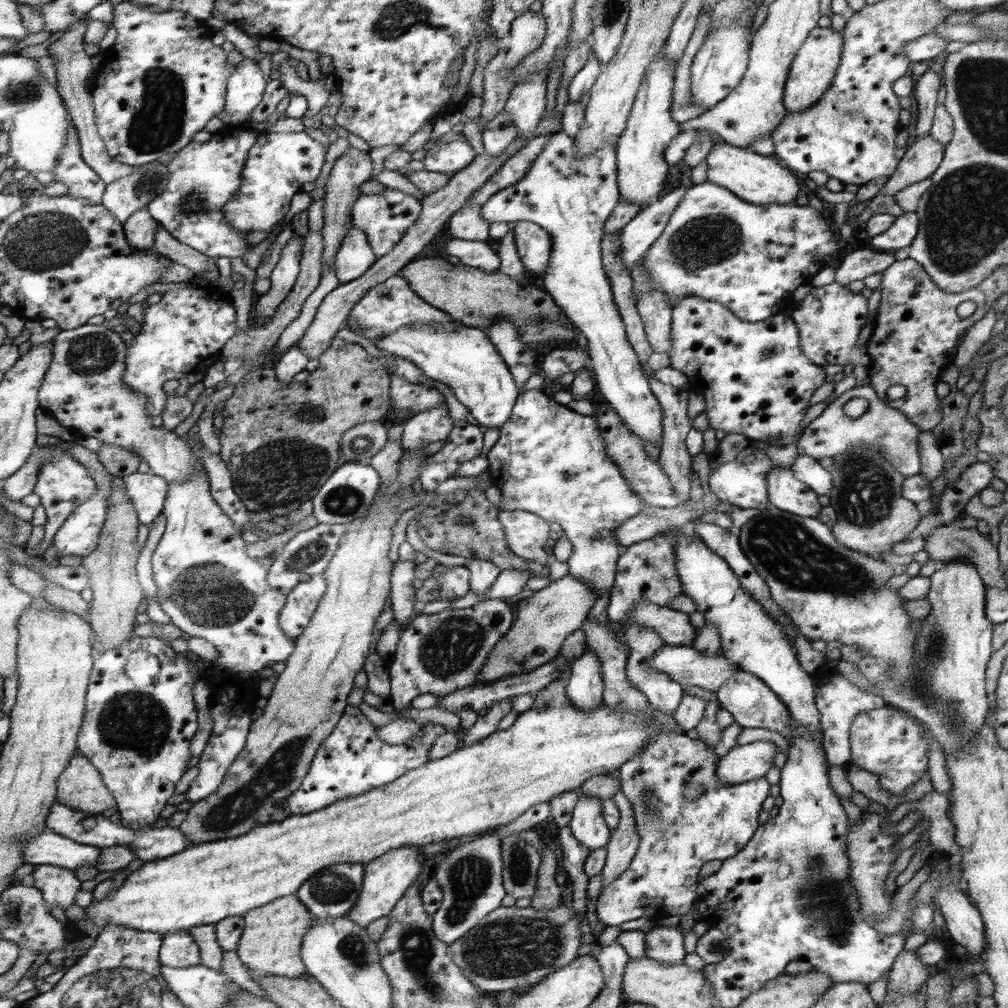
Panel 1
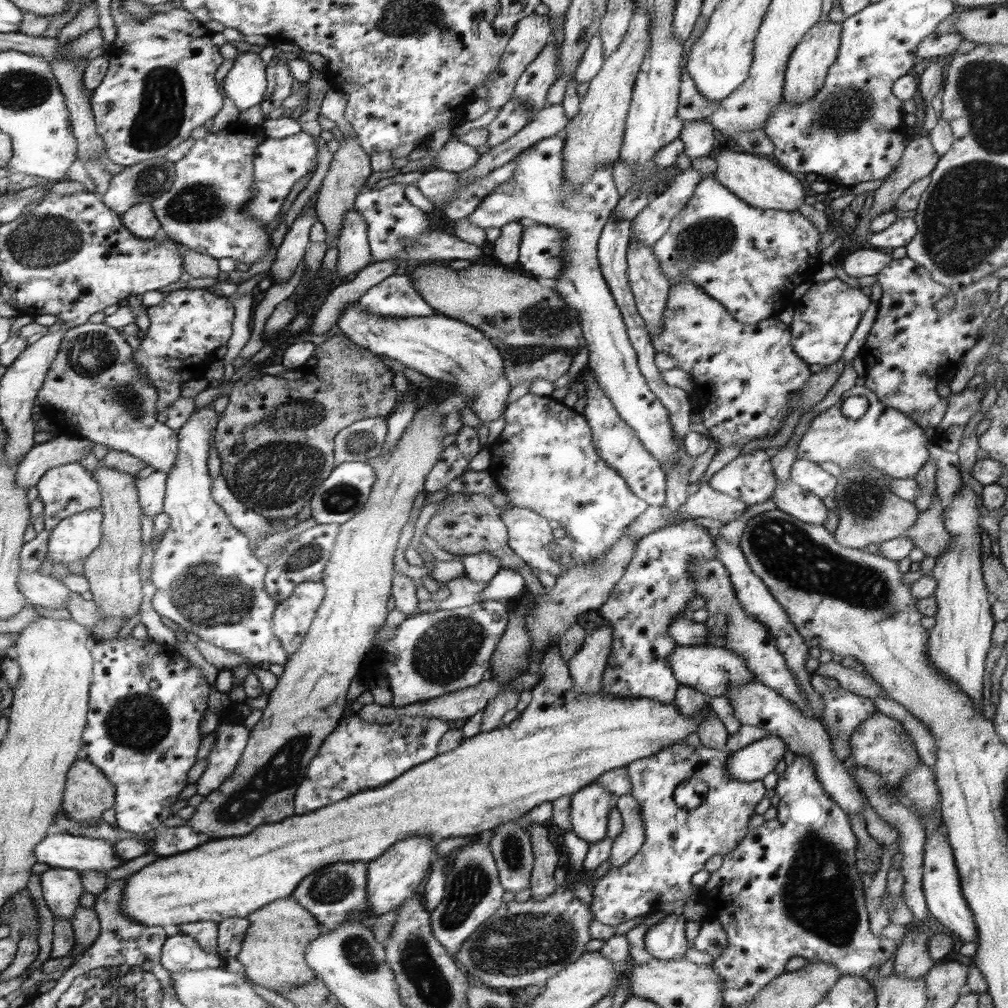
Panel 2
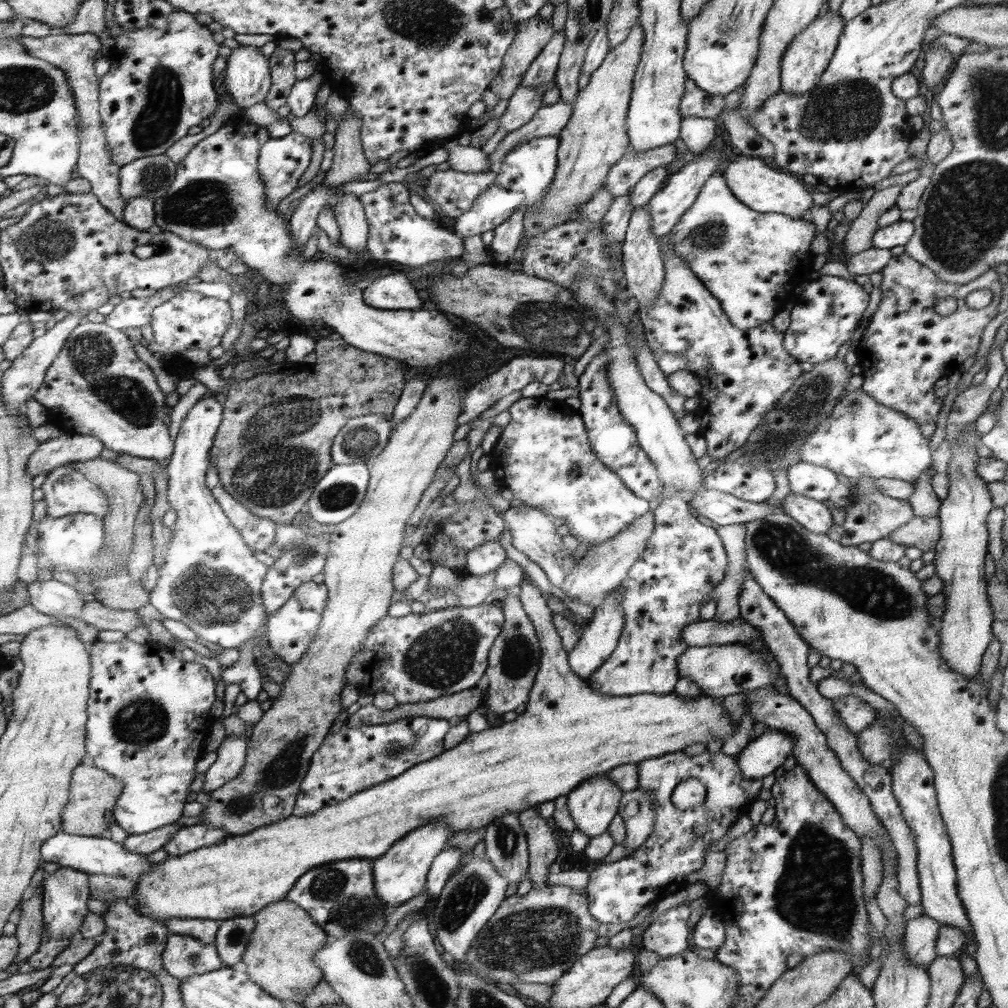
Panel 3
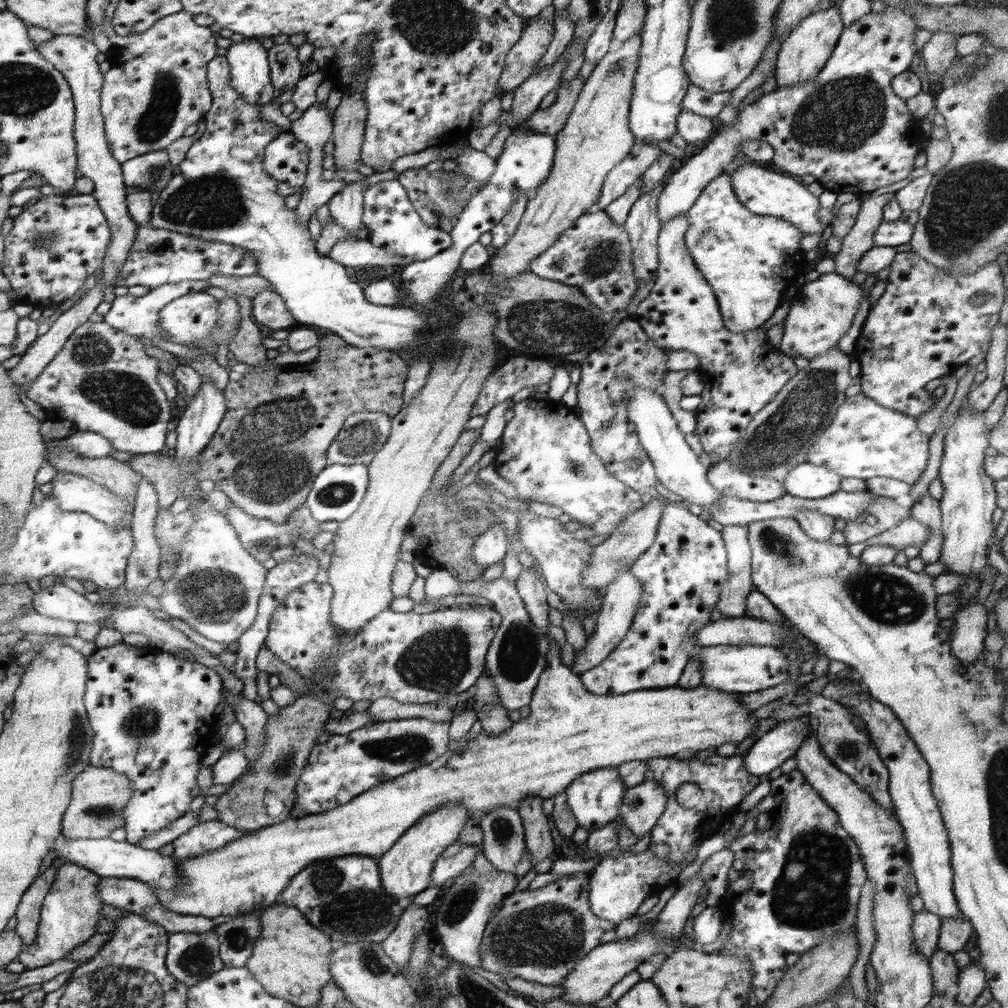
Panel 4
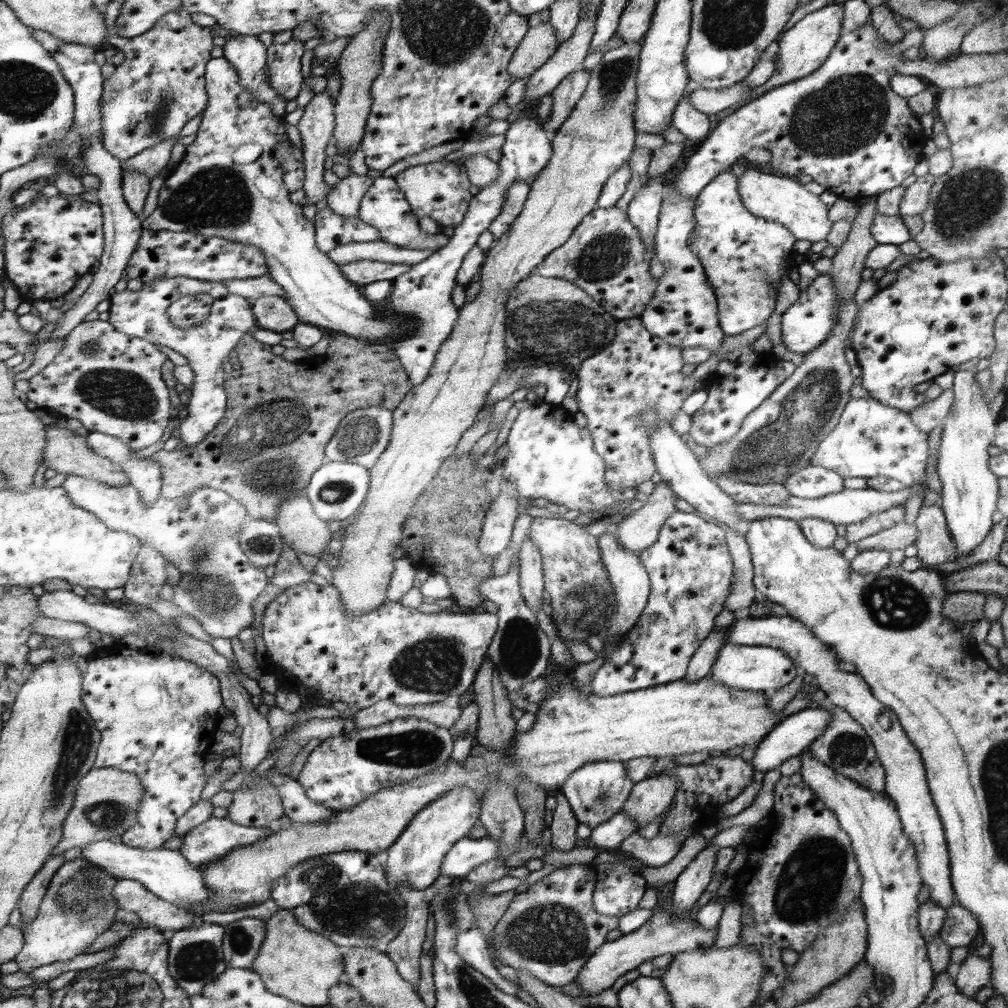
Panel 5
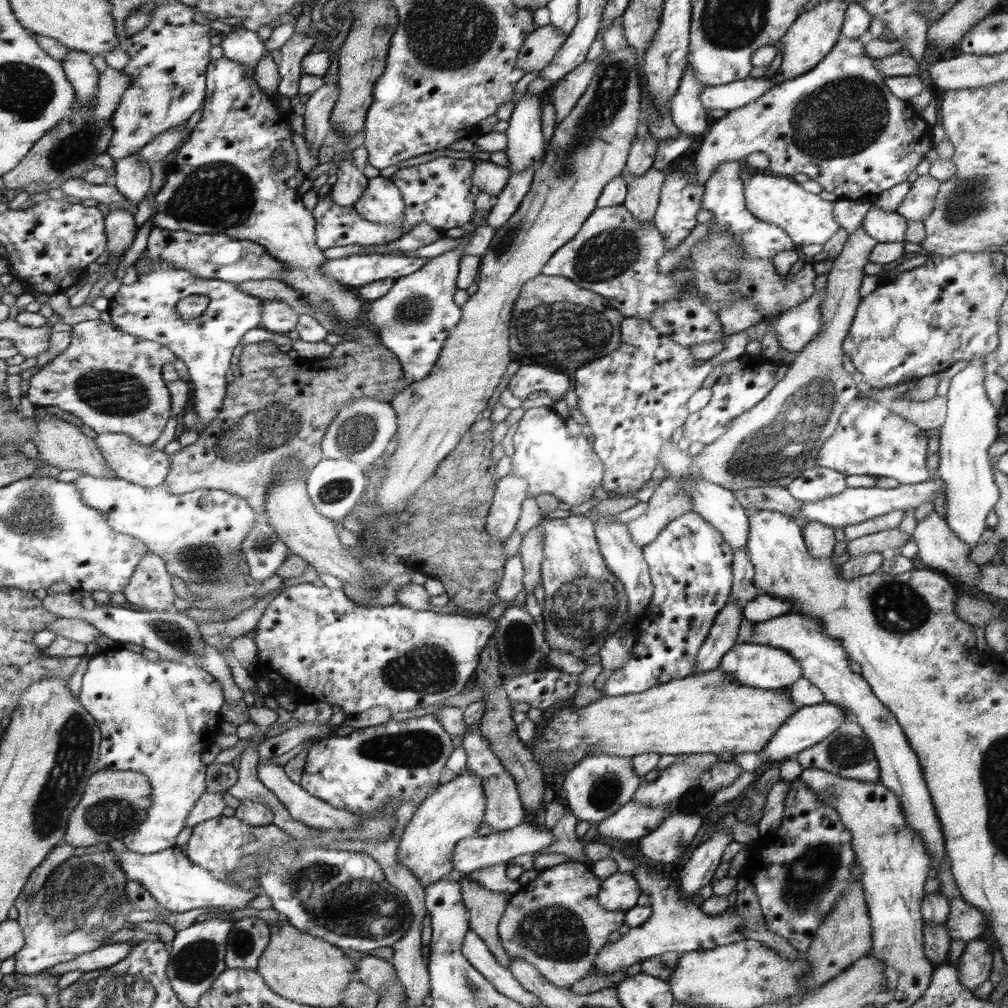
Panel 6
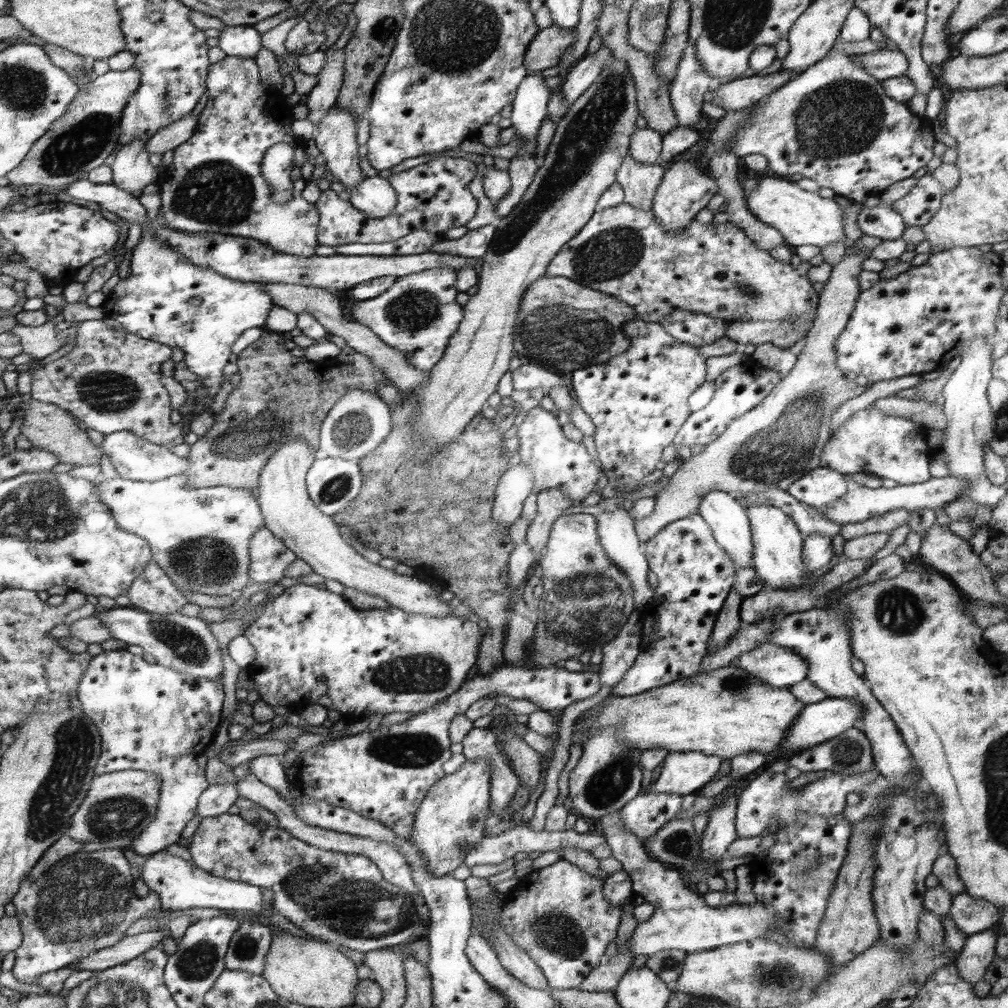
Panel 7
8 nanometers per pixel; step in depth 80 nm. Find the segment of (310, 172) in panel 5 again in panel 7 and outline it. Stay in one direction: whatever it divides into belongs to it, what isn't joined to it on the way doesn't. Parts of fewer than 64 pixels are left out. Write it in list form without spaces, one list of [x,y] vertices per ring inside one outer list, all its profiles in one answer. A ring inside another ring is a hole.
[[[343,49],[325,51],[325,63],[317,74],[317,85],[305,96],[304,104],[309,108],[307,119],[317,126],[325,112],[337,104],[343,85],[345,54]]]

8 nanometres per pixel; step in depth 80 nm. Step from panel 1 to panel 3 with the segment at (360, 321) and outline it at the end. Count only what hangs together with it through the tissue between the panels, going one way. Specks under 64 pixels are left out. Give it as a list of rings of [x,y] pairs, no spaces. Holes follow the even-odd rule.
[[[388,271],[361,289],[363,299],[370,308],[378,310],[419,310],[428,307],[418,296],[410,279],[402,273]]]

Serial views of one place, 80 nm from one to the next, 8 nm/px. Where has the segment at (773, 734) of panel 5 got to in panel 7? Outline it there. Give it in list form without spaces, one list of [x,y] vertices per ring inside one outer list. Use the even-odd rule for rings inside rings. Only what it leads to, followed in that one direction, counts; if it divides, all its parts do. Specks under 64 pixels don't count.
[[[827,697],[816,704],[808,704],[798,715],[794,725],[790,725],[790,729],[786,729],[782,743],[780,743],[781,749],[788,752],[788,750],[804,750],[822,745],[836,736],[844,735],[846,730],[858,727],[862,713],[862,706],[856,700],[848,700],[848,698]]]

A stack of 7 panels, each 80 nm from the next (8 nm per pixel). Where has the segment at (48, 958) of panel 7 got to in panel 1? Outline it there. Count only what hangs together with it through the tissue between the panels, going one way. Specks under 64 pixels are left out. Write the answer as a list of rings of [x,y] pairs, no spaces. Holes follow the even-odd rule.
[[[50,864],[36,865],[32,873],[34,886],[41,889],[46,903],[51,908],[58,906],[66,910],[74,904],[76,892],[81,890],[81,879],[68,868]]]

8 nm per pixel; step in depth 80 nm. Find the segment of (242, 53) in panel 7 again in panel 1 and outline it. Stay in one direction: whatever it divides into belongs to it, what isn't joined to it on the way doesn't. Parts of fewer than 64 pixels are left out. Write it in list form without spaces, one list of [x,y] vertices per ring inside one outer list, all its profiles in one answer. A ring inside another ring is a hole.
[[[244,58],[237,64],[237,70],[229,76],[226,91],[226,112],[230,114],[230,126],[245,126],[251,113],[264,98],[268,86],[267,76],[262,72],[256,60]]]

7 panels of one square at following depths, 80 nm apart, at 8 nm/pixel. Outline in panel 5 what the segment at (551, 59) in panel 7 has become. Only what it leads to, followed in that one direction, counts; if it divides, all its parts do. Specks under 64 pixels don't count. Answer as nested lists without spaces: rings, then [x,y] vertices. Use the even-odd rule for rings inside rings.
[[[548,22],[532,26],[514,51],[508,63],[508,72],[516,80],[538,70],[559,47],[556,29]]]

